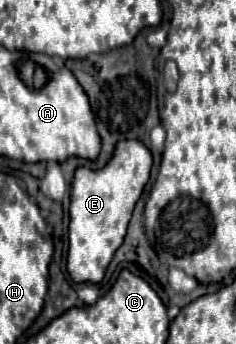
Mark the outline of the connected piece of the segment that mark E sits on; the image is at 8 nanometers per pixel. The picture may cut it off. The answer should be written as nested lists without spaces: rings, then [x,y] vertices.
[[[118,142],[114,158],[102,170],[78,168],[72,182],[72,204],[70,204],[70,228],[68,228],[68,260],[66,268],[74,282],[102,282],[108,264],[112,262],[116,250],[122,246],[132,210],[142,196],[142,190],[150,178],[152,154],[150,150],[136,142]]]

